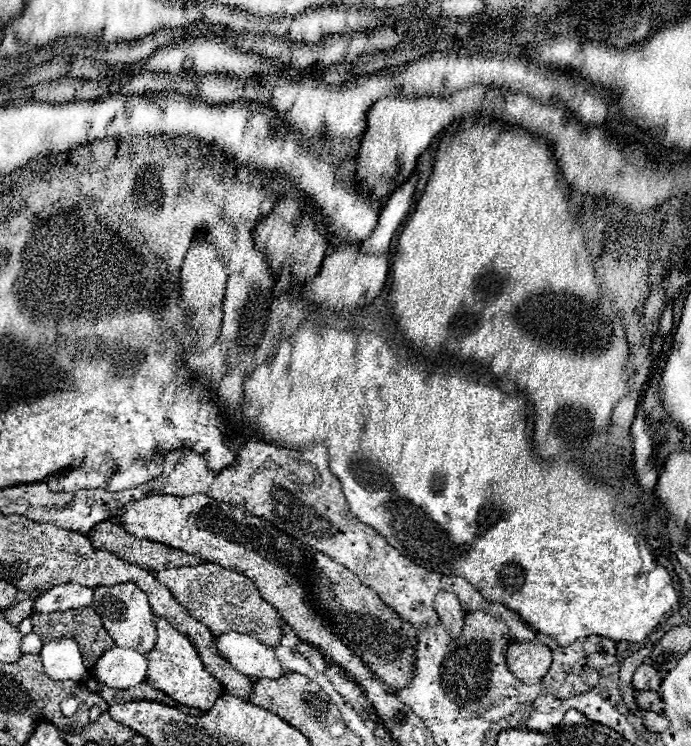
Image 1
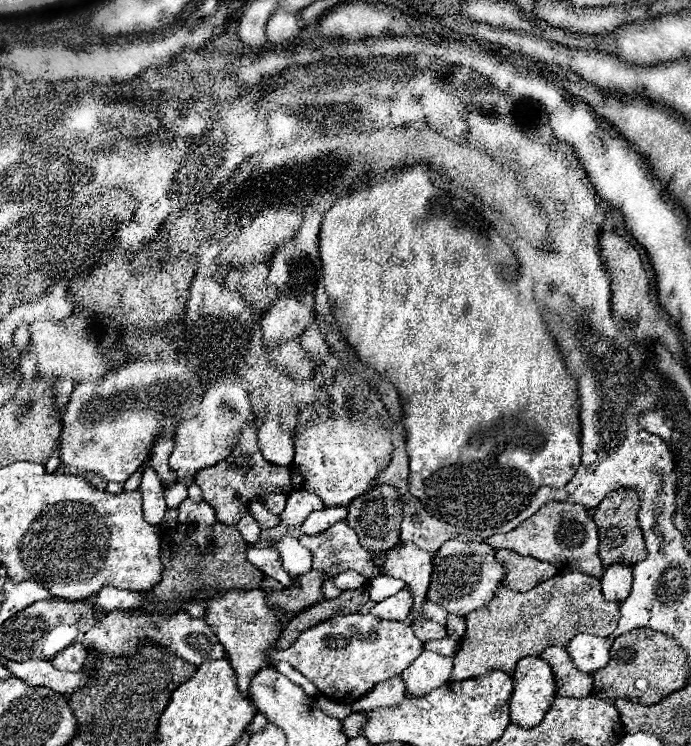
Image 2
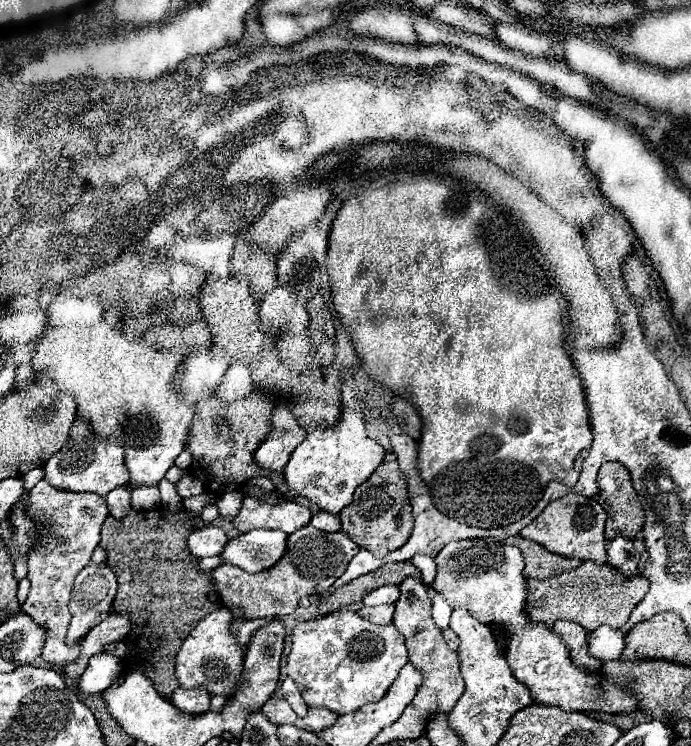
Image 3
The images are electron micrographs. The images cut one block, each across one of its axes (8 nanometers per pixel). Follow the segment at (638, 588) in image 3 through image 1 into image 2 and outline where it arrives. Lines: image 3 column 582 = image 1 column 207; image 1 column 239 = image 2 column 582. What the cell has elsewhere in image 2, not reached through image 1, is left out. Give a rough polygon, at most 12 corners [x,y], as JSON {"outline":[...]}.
{"outline":[[600,580],[502,586],[466,616],[450,680],[518,660],[578,632],[610,636],[620,602]]}

